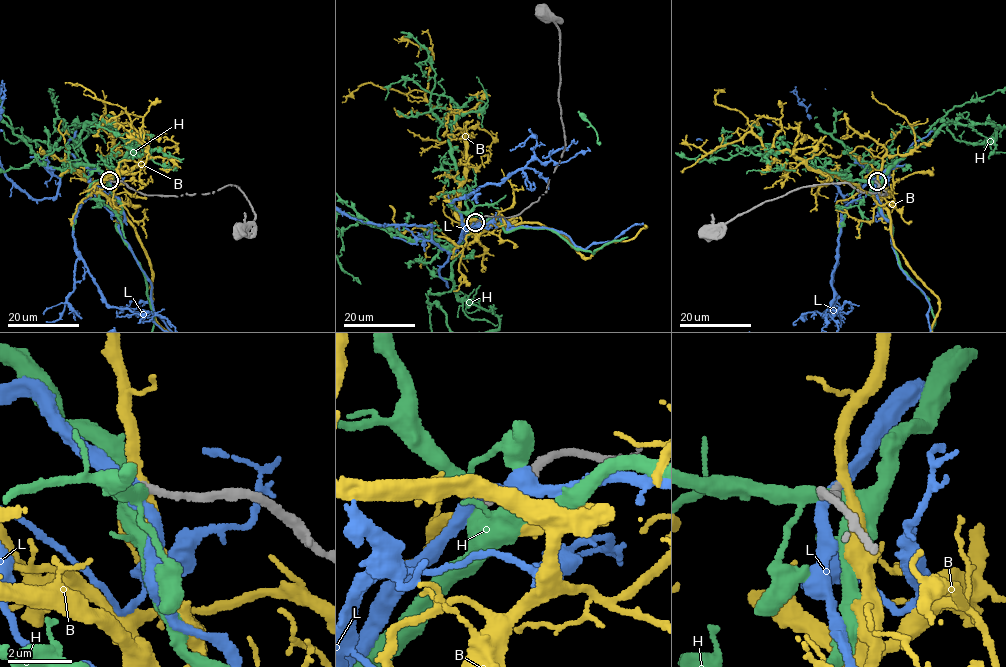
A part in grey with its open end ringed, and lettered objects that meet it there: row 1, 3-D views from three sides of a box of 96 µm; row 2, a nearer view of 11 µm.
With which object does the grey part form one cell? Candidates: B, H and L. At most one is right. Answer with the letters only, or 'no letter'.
L

